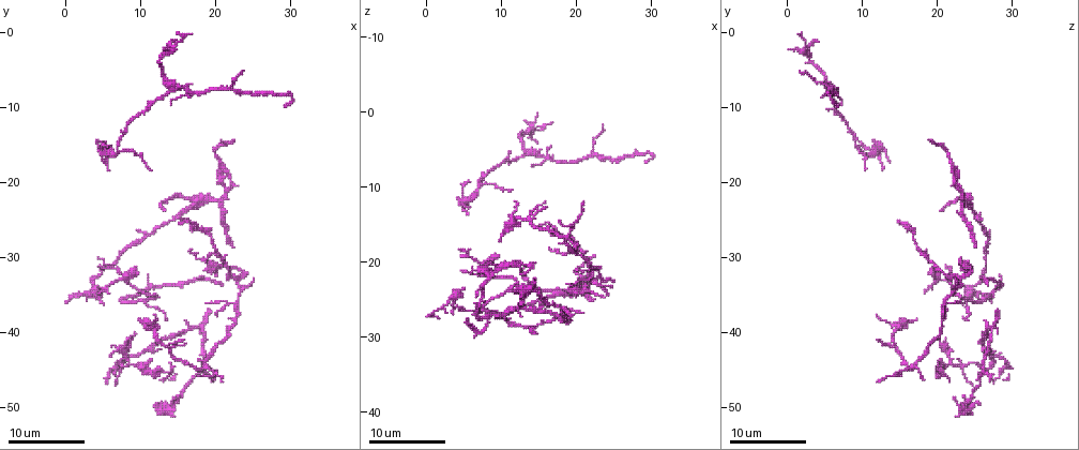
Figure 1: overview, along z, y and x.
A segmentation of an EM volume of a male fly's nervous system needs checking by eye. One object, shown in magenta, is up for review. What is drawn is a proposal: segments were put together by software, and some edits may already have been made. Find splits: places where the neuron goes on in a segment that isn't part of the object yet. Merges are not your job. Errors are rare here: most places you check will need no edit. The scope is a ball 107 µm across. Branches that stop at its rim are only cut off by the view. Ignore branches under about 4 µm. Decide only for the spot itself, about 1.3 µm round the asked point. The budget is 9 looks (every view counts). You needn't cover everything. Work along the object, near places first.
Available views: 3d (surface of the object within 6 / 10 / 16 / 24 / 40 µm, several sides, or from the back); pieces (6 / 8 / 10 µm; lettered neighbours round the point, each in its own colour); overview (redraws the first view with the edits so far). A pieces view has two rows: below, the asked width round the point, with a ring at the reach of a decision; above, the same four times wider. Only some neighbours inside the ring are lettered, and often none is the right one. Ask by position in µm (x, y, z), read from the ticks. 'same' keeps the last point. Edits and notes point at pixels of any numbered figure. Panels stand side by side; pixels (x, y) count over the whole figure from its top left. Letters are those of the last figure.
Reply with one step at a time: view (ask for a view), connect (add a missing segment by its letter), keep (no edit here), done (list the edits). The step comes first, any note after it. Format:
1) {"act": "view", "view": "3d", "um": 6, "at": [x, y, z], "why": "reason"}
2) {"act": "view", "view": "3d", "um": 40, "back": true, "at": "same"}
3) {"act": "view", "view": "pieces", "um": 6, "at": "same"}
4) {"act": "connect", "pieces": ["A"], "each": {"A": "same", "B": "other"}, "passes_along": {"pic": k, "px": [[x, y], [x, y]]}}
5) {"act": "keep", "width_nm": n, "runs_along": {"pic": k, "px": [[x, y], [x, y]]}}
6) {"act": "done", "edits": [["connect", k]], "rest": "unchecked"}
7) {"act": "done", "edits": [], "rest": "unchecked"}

{"act": "view", "view": "pieces", "um": 8, "at": [13.0, 23.5, 20.5], "why": "free end"}

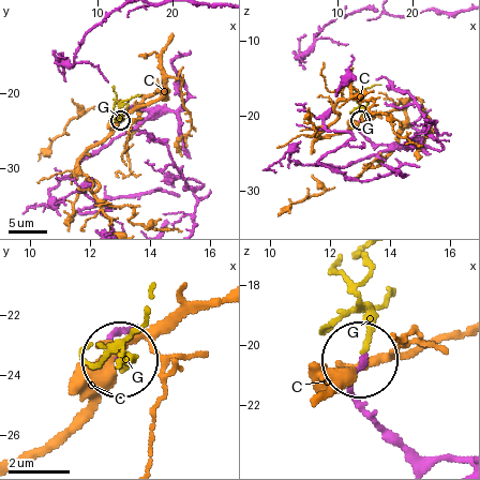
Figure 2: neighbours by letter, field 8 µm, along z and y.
{"act": "connect", "pieces": ["G"], "each": {"C": "other", "G": "same"}, "passes_along": {"pic": 2, "px": [[363, 345], [363, 258]]}, "found": "it goes on there"}

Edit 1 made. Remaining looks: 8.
{"act": "view", "view": "overview"}

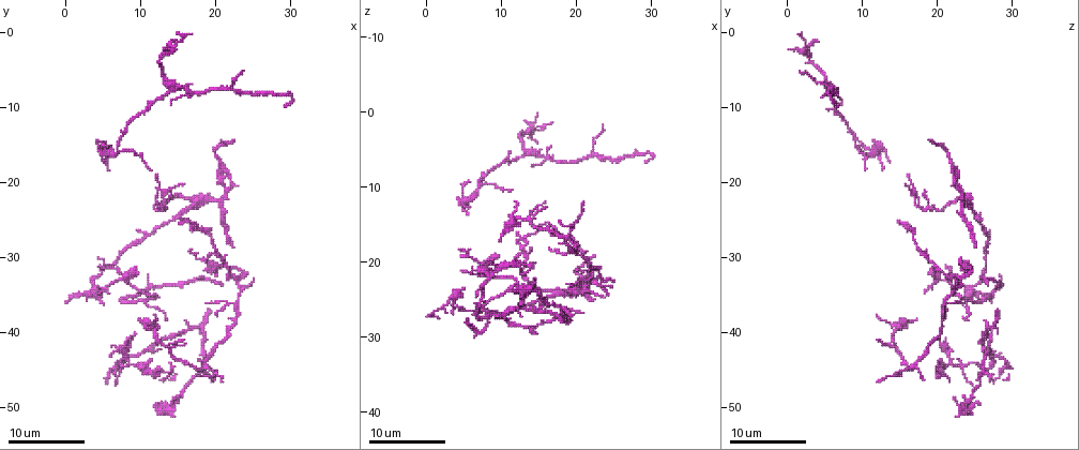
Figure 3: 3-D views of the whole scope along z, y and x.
{"act": "view", "view": "pieces", "um": 6, "at": [9.5, 31.5, 19.5], "why": "an open end"}

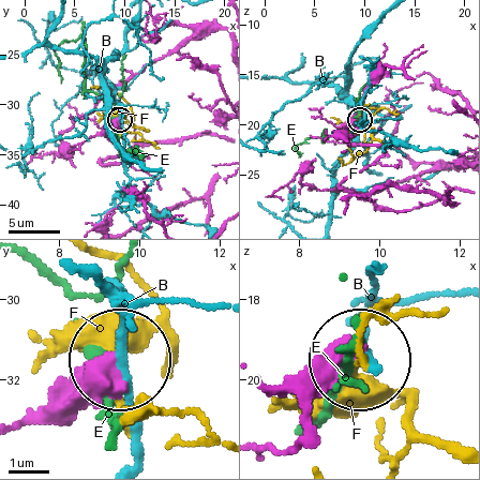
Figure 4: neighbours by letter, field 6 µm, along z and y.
{"act": "keep", "each": {"B": "other", "E": "other", "F": "other"}, "found": "none of them fits"}

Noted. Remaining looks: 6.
{"act": "view", "view": "pieces", "um": 6, "at": [16.5, 29.0, 18.5], "why": "tapers out"}

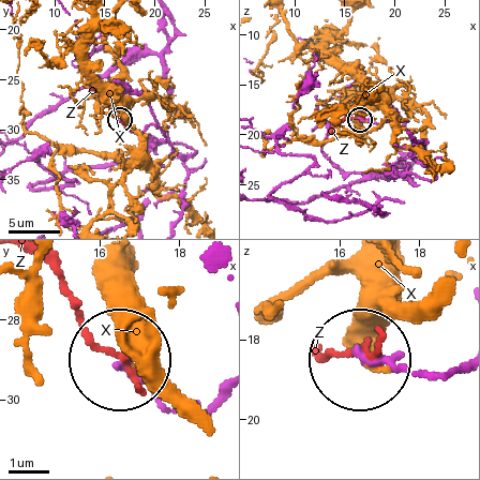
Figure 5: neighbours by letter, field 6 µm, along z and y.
{"act": "keep", "width_nm": 170, "each": {"X": "other", "Z": "other"}, "runs_along": {"pic": 5, "px": [[458, 369], [365, 362]]}, "found": "none of them fits"}

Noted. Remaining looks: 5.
{"act": "view", "view": "pieces", "um": 10, "at": [15.0, 2.0, 0.5], "why": "tapers out"}

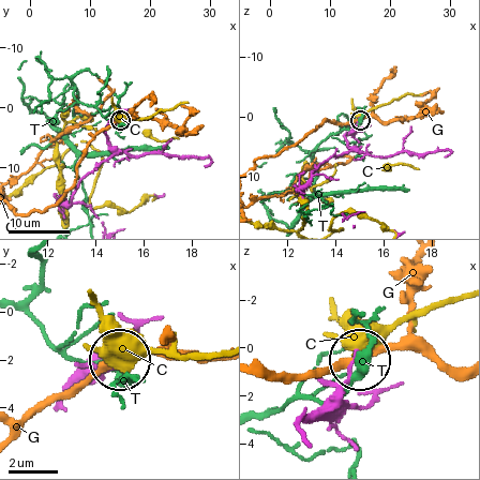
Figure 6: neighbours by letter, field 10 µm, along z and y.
{"act": "keep", "each": {"C": "other", "G": "other", "T": "other"}, "found": "none of them fits"}

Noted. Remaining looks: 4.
{"act": "done", "edits": [["connect", 2]], "rest": "unchecked"}

